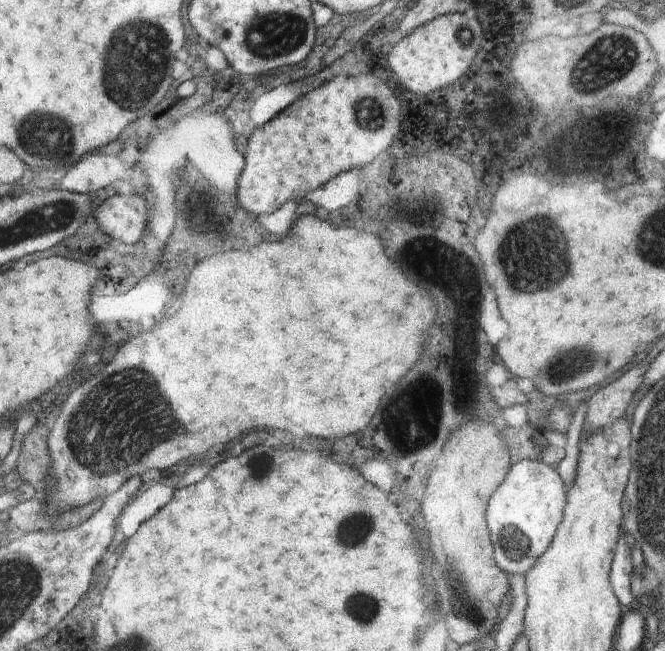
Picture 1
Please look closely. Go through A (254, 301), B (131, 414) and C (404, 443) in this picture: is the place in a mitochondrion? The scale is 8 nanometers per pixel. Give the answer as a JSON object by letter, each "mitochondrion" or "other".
{"A":"other","B":"mitochondrion","C":"mitochondrion"}

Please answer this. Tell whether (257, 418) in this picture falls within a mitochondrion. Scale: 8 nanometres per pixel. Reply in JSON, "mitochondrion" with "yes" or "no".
{"mitochondrion":"no"}

